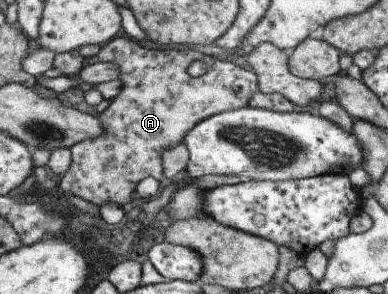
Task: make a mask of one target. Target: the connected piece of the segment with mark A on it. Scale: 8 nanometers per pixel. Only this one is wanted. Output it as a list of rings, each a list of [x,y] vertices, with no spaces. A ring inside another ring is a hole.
[[[125,36],[113,37],[101,46],[95,56],[83,58],[81,65],[95,62],[111,63],[117,67],[116,80],[120,81],[120,89],[113,98],[101,105],[100,112],[96,115],[102,126],[102,133],[70,146],[70,165],[59,177],[58,186],[65,195],[74,194],[98,207],[105,203],[113,203],[118,207],[131,201],[135,203],[135,186],[139,180],[147,176],[155,178],[158,182],[163,179],[164,151],[181,143],[187,131],[200,120],[223,111],[247,106],[248,98],[258,90],[255,75],[245,68],[191,49],[167,49],[159,52],[158,48],[153,47],[149,50],[145,48],[145,44],[139,44]],[[192,60],[200,60],[206,66],[206,72],[197,78],[192,78],[185,72]]]

